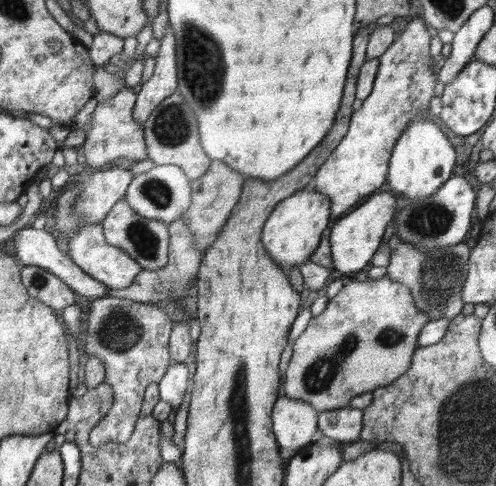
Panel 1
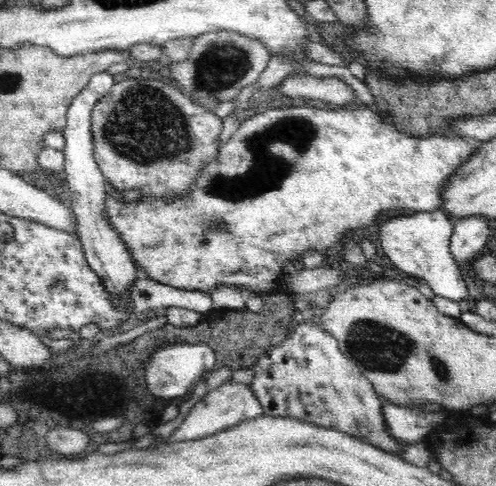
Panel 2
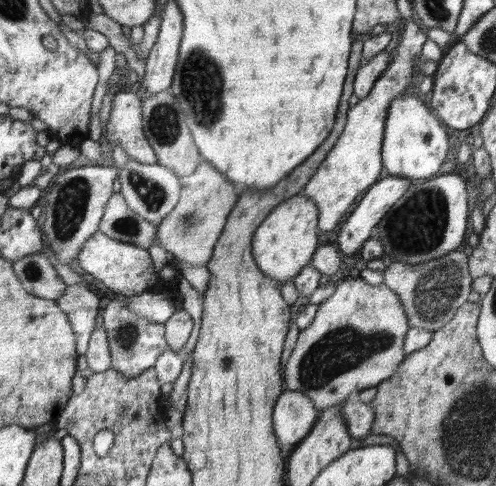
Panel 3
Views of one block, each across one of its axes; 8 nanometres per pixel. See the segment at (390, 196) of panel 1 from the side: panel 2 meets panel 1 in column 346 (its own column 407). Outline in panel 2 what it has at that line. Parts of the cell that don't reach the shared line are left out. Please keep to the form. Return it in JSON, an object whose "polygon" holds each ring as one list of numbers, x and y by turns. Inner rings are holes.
{"polygon":[[434,210,434,212,418,212,416,216,386,216,380,224,380,244,384,254,392,260,394,268,400,268,402,272,408,272,410,276,420,278,426,282,438,296,450,298,454,302,460,302,462,306,468,304,468,286,460,274,458,264,454,262,454,254,450,250,452,246,452,230,456,220,452,220,446,212]]}

